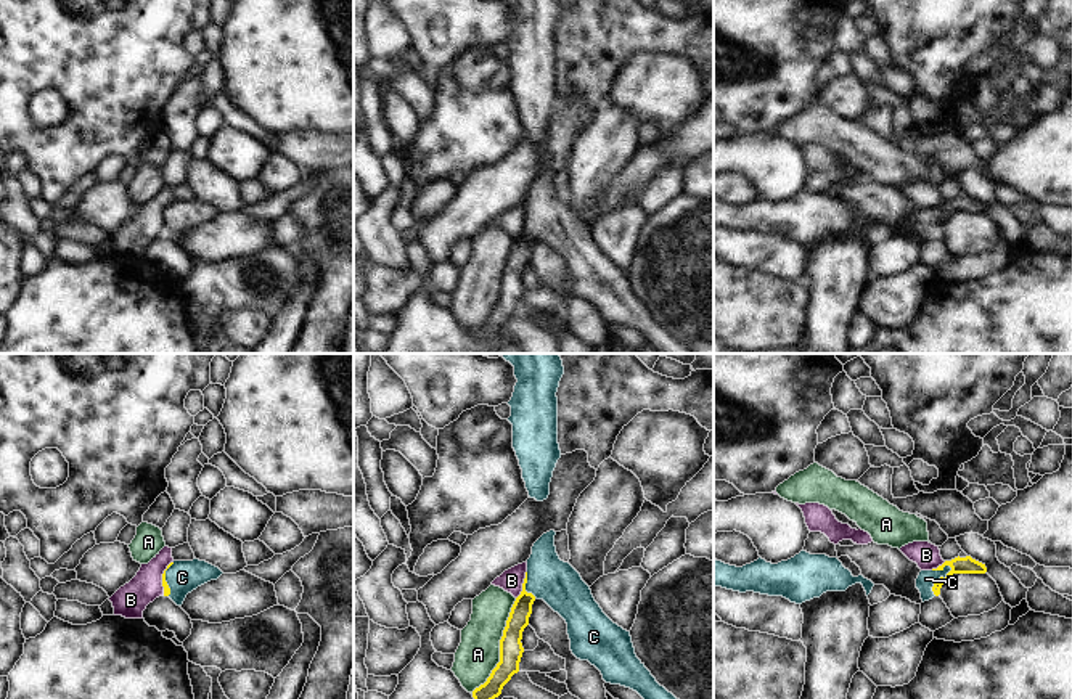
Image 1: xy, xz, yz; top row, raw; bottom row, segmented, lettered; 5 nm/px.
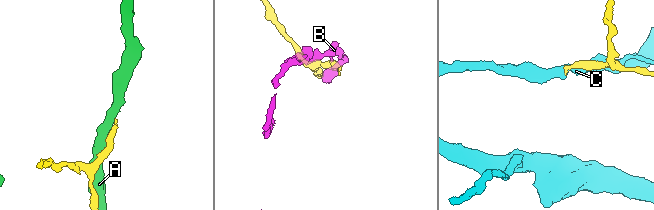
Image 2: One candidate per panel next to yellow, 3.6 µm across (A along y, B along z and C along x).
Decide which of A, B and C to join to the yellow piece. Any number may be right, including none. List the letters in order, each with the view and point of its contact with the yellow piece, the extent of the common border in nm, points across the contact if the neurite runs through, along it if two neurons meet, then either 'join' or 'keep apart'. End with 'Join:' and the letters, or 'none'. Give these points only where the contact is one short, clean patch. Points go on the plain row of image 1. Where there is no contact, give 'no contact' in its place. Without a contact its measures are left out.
A: xz (500, 286) | 550 nm | keep apart
B: xz (523, 225) | 150 nm | along xz (526, 211), (523, 230), (516, 238) | keep apart
C: yz (939, 219) | 180 nm | across yz (966, 204), (955, 206), (939, 219), (926, 219) | join
Join: C

